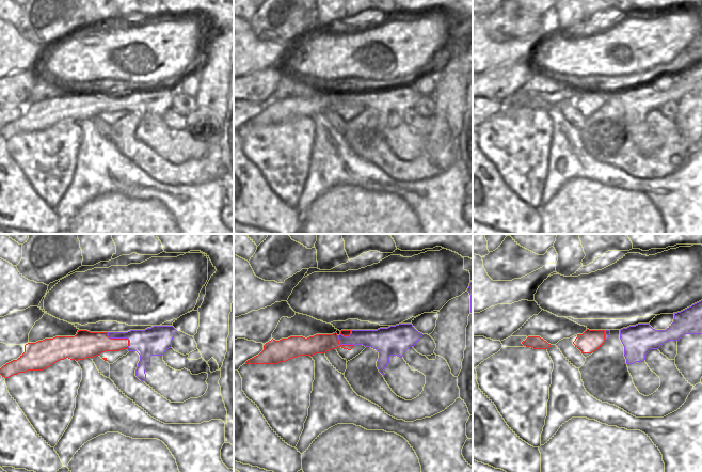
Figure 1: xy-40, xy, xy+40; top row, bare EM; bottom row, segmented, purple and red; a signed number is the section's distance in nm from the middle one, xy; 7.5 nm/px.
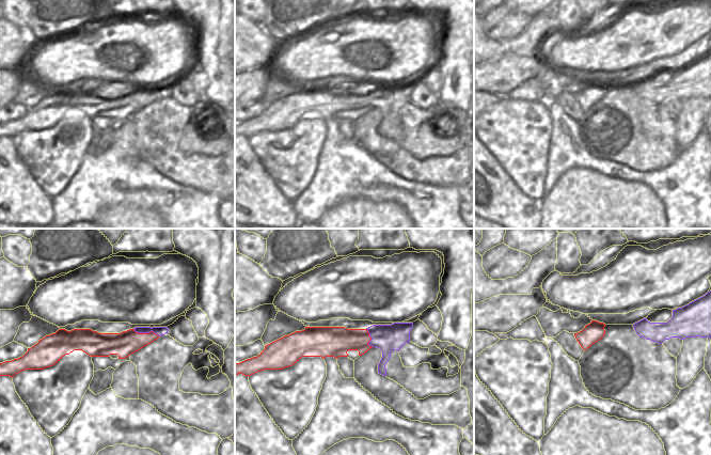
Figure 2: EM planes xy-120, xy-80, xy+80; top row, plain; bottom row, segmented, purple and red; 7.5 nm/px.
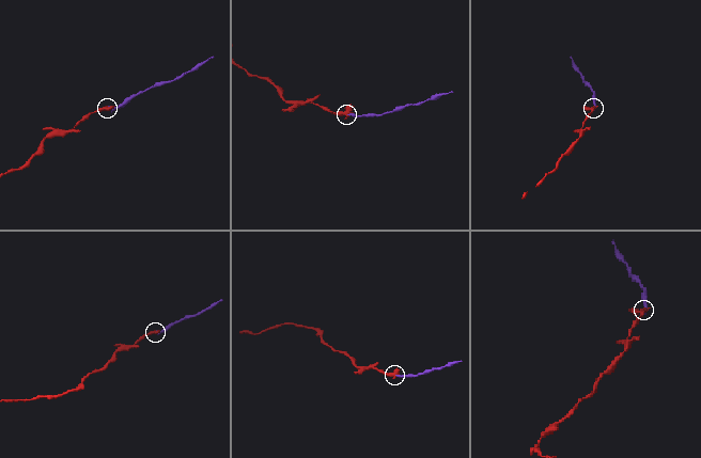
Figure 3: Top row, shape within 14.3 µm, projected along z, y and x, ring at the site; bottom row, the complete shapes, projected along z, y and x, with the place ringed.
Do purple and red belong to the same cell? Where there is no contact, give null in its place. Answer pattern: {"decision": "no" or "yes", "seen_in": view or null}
{"decision": "yes", "seen_in": "xy-40"}

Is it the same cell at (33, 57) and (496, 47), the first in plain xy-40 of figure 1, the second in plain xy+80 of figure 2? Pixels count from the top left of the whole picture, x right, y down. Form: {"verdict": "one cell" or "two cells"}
{"verdict": "one cell"}

